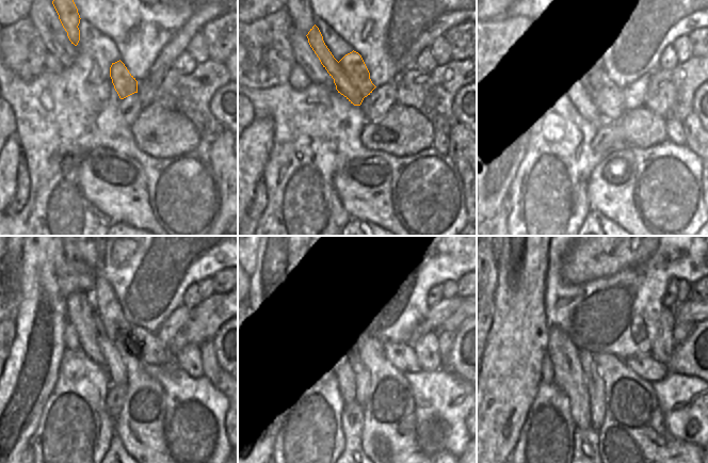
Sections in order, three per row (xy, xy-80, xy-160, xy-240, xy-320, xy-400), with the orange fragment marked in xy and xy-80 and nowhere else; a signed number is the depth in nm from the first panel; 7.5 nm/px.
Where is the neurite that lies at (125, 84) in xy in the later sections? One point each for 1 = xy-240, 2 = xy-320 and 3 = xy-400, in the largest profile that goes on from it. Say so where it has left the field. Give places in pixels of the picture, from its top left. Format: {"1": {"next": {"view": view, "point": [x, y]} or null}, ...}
{"1": {"next": {"view": "xy-240", "point": [143, 345]}}, "2": {"next": {"view": "xy-320", "point": [401, 356]}}, "3": {"next": {"view": "xy-400", "point": [645, 366]}}}

